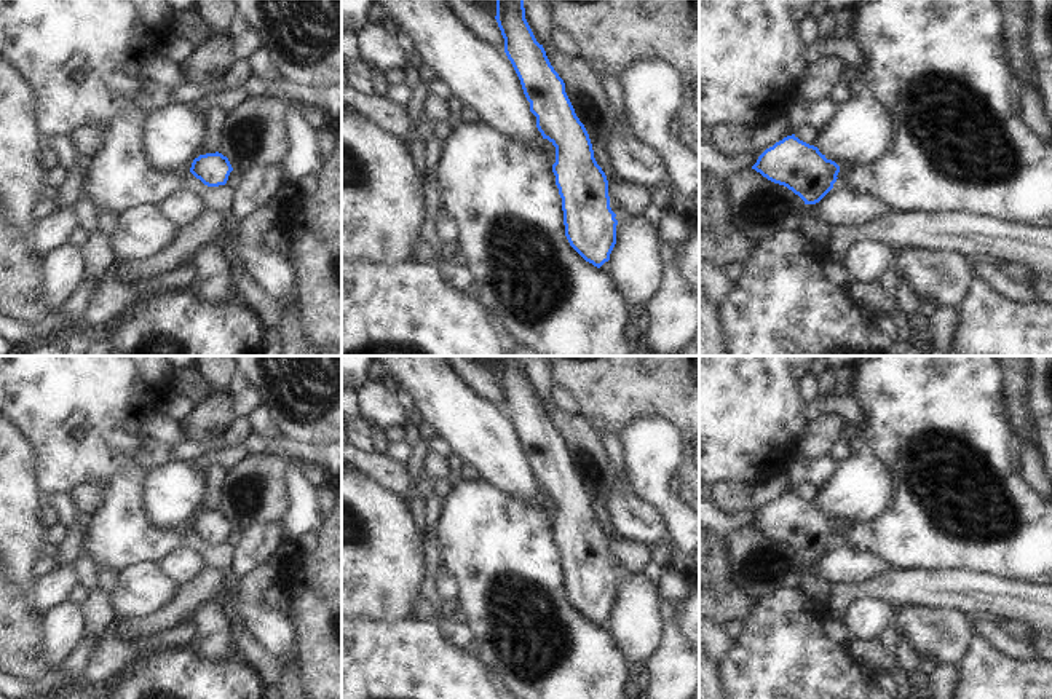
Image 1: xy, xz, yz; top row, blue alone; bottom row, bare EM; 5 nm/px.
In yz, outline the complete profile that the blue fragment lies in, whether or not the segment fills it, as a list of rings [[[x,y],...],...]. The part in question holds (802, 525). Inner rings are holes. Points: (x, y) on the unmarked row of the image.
[[[795,492],[766,506],[752,527],[787,544],[805,562],[819,560],[833,546],[840,530],[835,519],[827,517],[817,504],[800,498]]]

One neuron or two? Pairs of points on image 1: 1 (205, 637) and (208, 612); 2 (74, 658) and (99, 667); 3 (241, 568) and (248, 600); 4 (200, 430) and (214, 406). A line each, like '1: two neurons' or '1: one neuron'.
1: one neuron
2: two neurons
3: two neurons
4: one neuron

